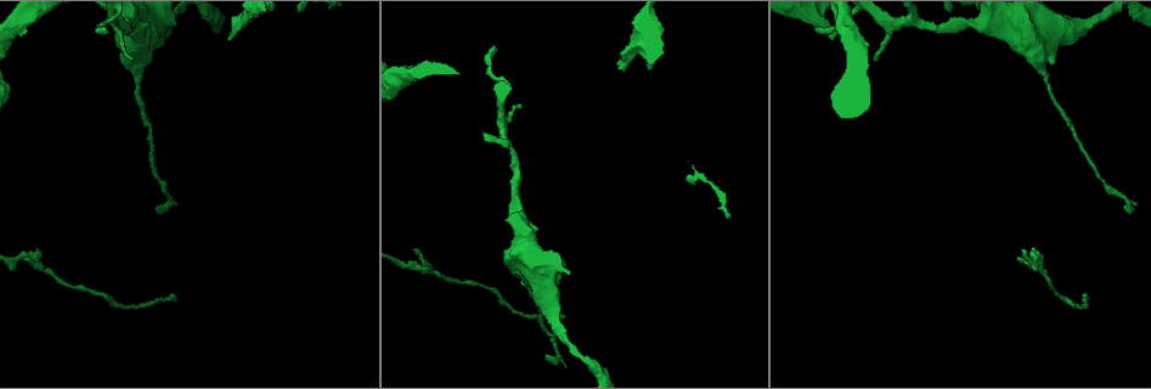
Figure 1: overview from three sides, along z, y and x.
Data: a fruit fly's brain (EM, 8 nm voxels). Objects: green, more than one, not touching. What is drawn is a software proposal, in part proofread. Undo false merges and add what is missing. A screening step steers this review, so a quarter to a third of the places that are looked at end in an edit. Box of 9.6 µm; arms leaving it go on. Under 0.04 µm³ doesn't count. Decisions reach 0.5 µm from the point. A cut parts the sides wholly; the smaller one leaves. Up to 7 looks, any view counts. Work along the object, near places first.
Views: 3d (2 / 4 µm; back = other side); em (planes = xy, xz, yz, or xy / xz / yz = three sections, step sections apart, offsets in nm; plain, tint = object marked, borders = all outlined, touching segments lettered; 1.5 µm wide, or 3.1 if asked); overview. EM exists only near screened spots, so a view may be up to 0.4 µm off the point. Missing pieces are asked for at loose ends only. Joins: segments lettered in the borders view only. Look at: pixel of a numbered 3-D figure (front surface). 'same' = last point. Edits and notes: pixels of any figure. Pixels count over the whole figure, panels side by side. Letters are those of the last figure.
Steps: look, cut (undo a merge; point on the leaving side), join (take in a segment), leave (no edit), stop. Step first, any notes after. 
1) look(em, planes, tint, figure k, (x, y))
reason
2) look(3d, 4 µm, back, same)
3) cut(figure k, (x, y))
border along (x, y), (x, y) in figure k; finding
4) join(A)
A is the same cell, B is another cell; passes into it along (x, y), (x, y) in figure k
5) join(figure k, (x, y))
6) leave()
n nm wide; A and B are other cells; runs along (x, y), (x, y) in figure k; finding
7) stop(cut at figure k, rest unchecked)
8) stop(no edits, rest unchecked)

look(em, planes, borders, figure 1, (621, 70))
an open end

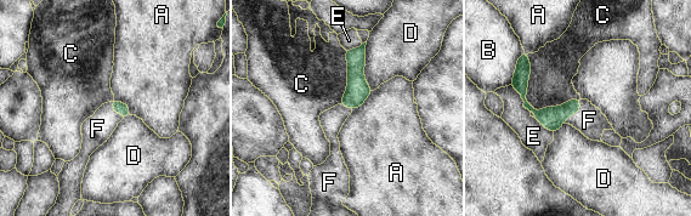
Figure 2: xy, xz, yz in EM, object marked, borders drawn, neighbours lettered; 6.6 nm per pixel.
join(F)
F is the same cell, A, B, C, D and E are other cells; passes into it along (551, 118), (576, 112), (589, 120) in figure 2; it goes on there

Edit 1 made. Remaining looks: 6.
look(overview)
see it whole again

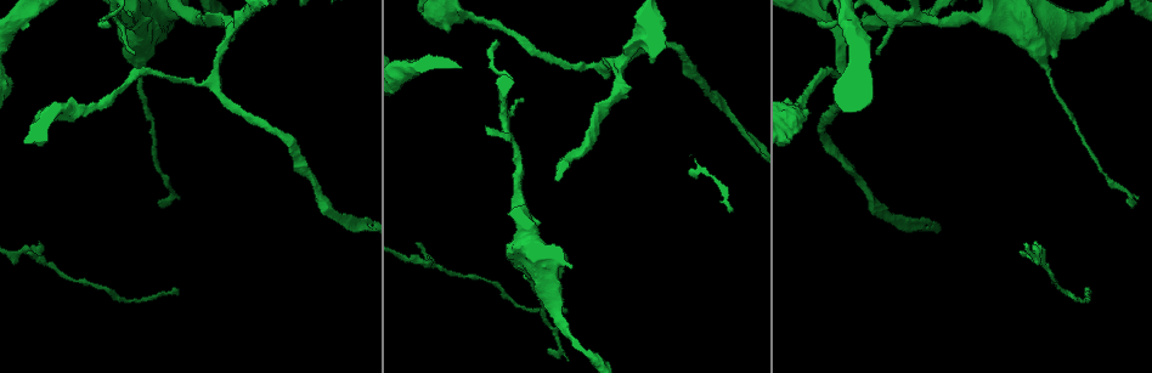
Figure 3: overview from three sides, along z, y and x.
look(3d, 2 µm, figure 3, (122, 15))

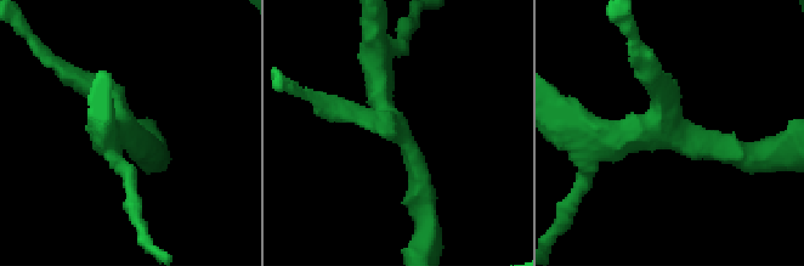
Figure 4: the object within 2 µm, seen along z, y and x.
look(em, planes, borders, figure 4, (393, 132))

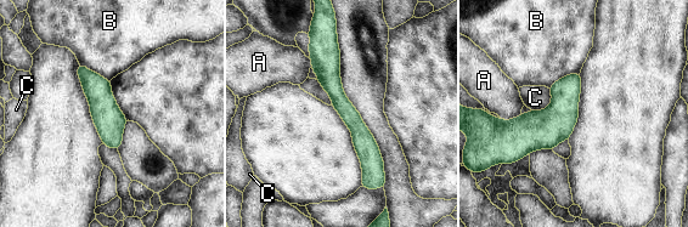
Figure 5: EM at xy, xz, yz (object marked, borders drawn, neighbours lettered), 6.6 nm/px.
leave()
B touches over 240 nm; A, B and C are other cells; runs along (334, 45), (332, 85), (367, 149), (366, 176) in figure 5; continuous, no second neuron

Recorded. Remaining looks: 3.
look(3d, 4 µm, figure 3, (549, 351))
an open end

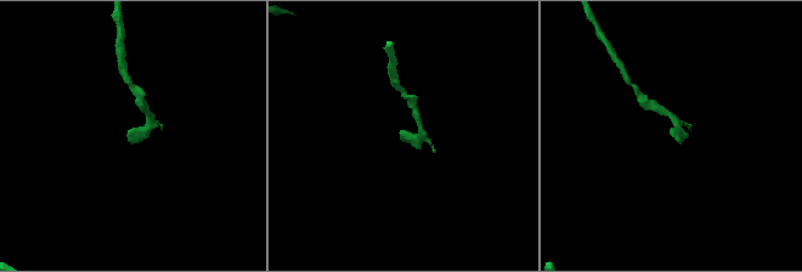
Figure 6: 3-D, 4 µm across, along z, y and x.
look(em, xz, step 4, borders, figure 6, (673, 136))

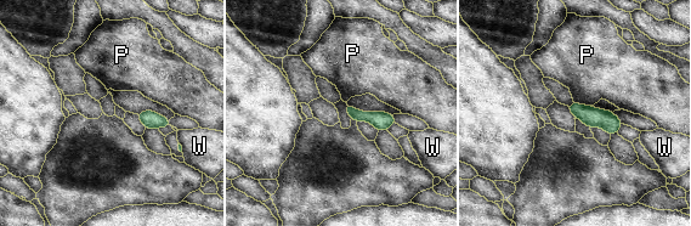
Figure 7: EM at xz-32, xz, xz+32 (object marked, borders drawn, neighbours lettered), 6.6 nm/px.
look(em, yz, step 8, borders, same)
cut it another way

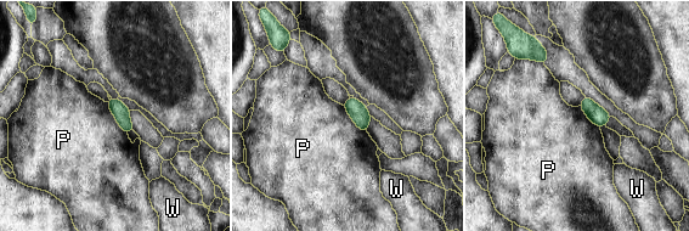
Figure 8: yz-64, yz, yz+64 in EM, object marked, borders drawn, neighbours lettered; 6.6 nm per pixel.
leave()
P and W are other cells; no lettered segment goes on from it

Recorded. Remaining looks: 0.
stop(join at figure 2, rest unchecked)

